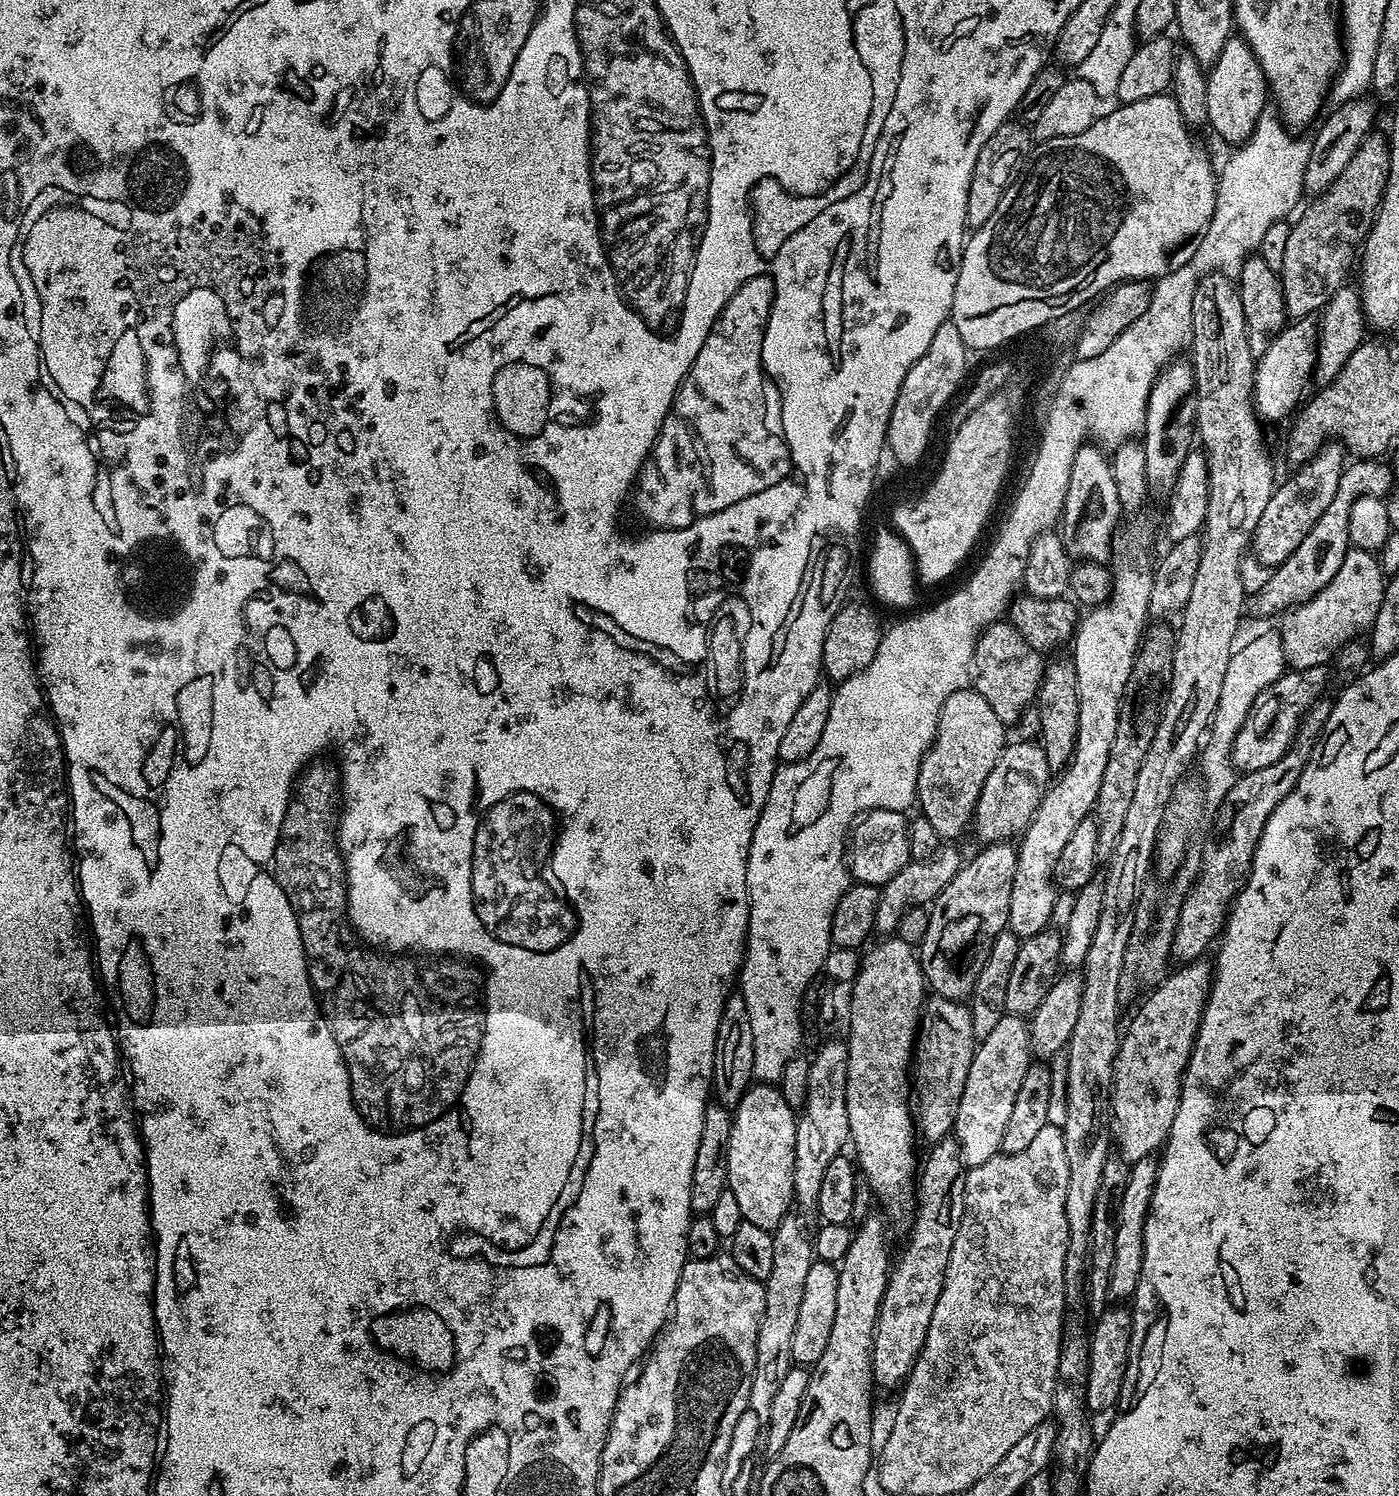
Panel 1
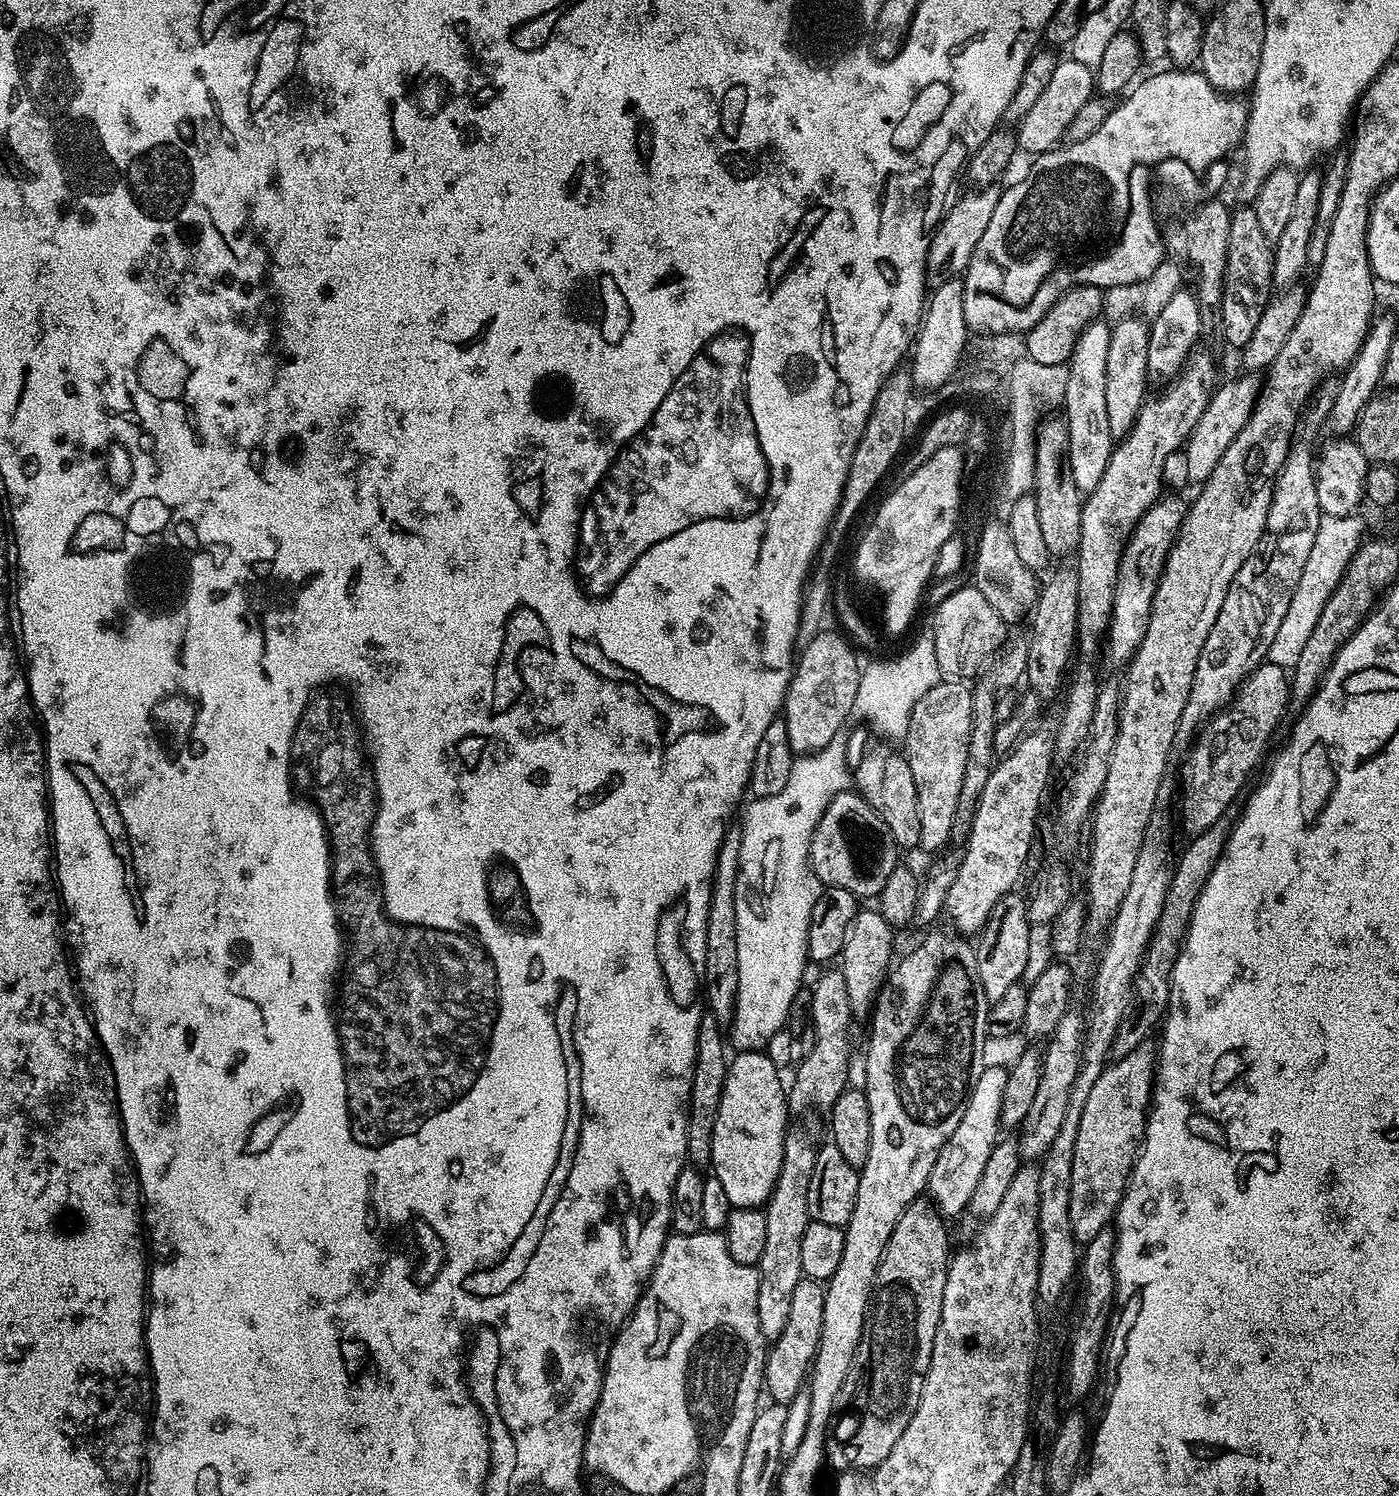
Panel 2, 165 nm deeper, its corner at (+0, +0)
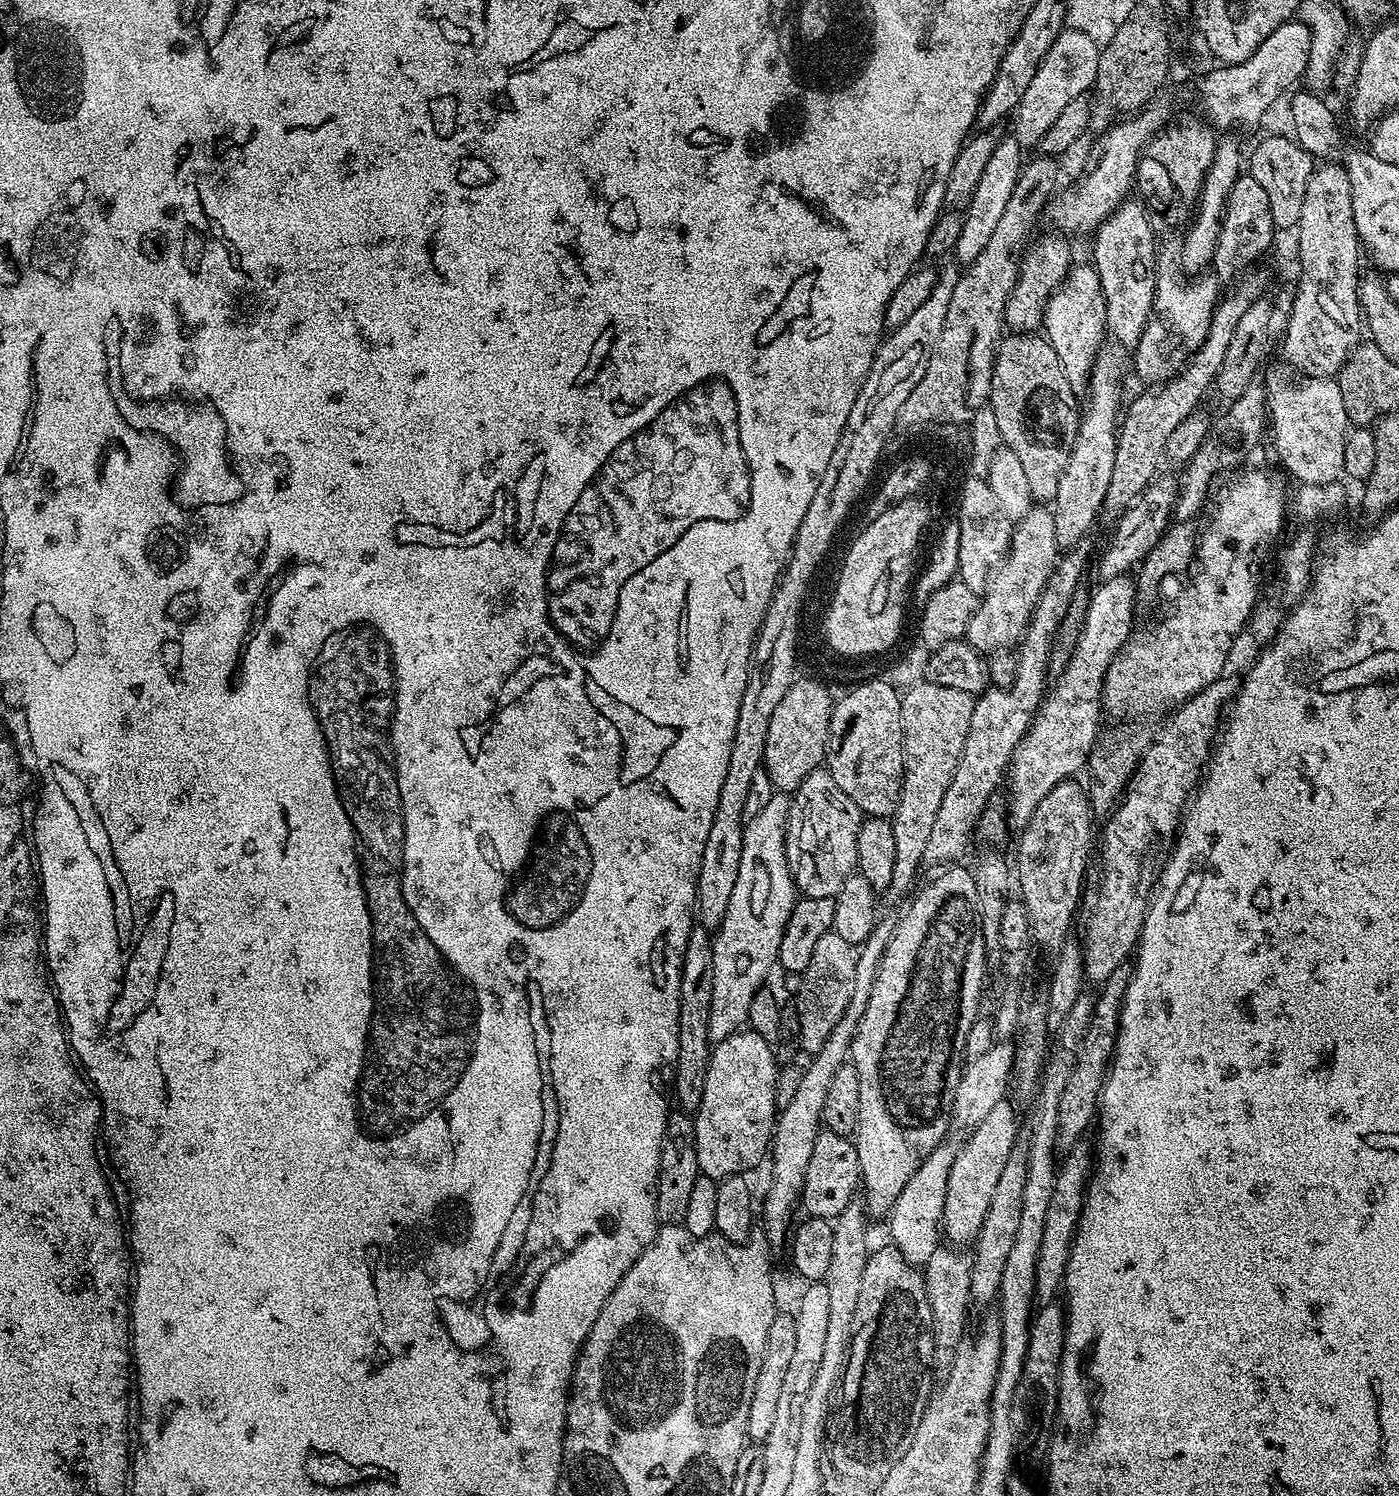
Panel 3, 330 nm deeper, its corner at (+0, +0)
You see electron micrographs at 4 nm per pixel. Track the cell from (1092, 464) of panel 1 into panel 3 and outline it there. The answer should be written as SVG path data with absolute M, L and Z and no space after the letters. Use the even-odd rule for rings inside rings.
M1073 263L1066 278L1048 299L1042 325L1043 335L1054 346L1066 378L1077 394L1087 393L1088 379L1092 376L1092 367L1096 357L1101 355L1100 348L1106 341L1108 323L1106 322L1106 298L1102 294L1102 282L1091 263Z

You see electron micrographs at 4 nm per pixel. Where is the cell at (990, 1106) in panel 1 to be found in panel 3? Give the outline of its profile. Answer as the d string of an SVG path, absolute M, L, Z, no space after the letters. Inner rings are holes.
M947 1143L939 1144L918 1166L918 1170L914 1170L910 1182L906 1182L906 1186L902 1186L902 1194L898 1194L891 1212L886 1217L888 1232L892 1235L891 1243L906 1258L906 1262L917 1266L926 1263L930 1254L934 1254L934 1250L941 1247L942 1244L941 1224L944 1219L944 1207L946 1206L946 1184L950 1182L950 1168L954 1166L957 1154L955 1147L948 1147Z

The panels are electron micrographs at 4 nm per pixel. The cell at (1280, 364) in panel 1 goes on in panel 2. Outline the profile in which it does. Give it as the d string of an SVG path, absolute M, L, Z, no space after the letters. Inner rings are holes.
M1243 374L1237 380L1228 380L1220 389L1213 391L1208 397L1206 410L1202 410L1202 418L1194 426L1182 449L1184 456L1184 476L1188 480L1203 482L1210 478L1214 466L1226 454L1226 446L1238 438L1238 430L1246 426L1250 414L1256 405L1256 397L1260 395L1261 377L1256 374Z

